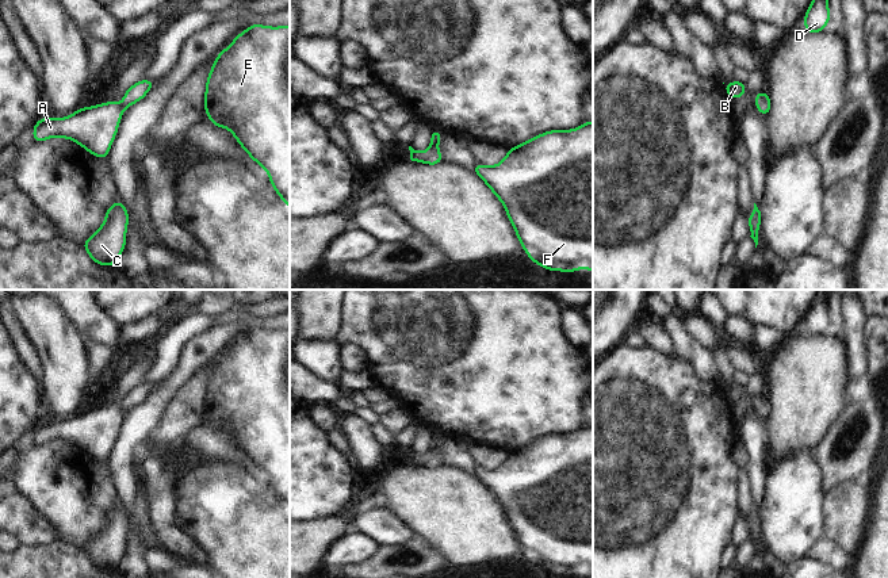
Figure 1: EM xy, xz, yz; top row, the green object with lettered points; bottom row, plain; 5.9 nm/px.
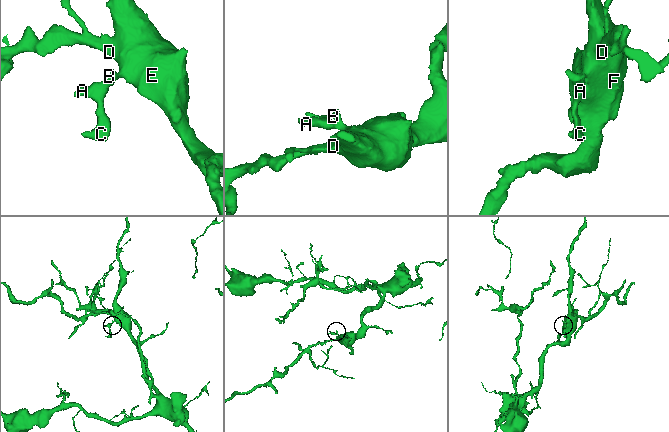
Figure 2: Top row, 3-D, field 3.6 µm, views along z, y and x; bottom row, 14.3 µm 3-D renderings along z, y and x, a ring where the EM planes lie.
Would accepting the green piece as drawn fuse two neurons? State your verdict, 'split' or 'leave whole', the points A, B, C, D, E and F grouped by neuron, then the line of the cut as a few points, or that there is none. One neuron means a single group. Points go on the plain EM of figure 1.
leave whole; A B C D E F; no cut

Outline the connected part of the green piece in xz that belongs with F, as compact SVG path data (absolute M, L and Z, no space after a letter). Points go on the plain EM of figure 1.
M593 425L574 433L550 433L508 452L508 459L494 470L475 467L472 474L502 505L528 560L550 574L593 574Z

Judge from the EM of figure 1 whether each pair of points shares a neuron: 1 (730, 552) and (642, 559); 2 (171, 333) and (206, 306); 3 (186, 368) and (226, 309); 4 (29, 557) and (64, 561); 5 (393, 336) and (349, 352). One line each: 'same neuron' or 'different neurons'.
1: different neurons
2: different neurons
3: different neurons
4: same neuron
5: different neurons

